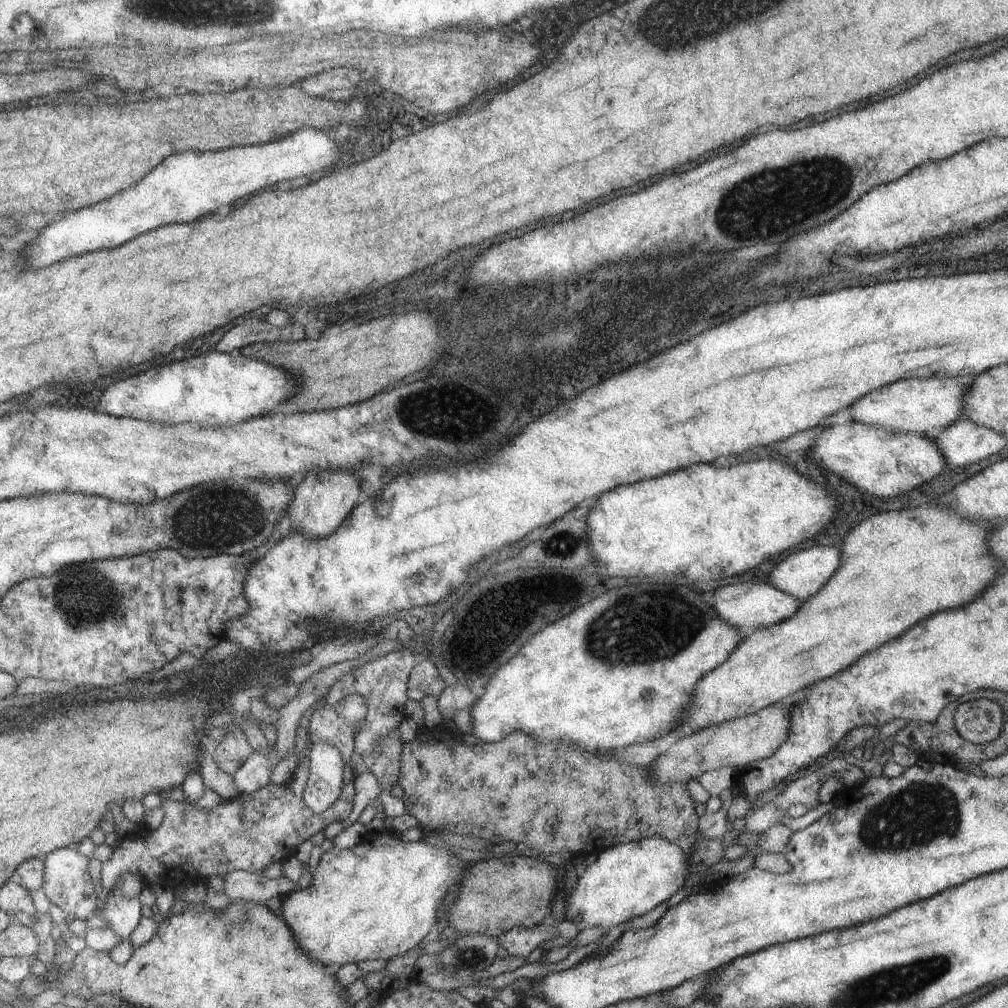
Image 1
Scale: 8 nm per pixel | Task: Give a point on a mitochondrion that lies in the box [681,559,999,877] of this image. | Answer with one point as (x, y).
(923, 807)

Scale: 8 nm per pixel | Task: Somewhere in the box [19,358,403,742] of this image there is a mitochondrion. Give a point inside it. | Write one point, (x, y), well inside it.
(227, 518)

